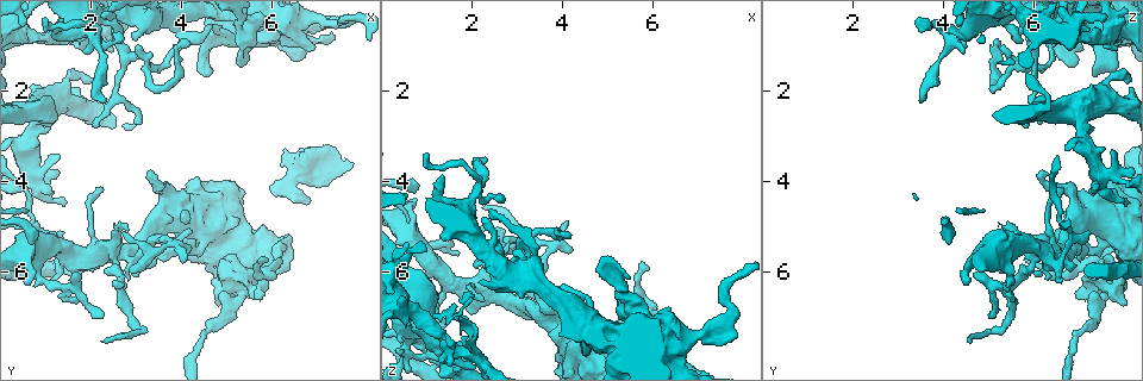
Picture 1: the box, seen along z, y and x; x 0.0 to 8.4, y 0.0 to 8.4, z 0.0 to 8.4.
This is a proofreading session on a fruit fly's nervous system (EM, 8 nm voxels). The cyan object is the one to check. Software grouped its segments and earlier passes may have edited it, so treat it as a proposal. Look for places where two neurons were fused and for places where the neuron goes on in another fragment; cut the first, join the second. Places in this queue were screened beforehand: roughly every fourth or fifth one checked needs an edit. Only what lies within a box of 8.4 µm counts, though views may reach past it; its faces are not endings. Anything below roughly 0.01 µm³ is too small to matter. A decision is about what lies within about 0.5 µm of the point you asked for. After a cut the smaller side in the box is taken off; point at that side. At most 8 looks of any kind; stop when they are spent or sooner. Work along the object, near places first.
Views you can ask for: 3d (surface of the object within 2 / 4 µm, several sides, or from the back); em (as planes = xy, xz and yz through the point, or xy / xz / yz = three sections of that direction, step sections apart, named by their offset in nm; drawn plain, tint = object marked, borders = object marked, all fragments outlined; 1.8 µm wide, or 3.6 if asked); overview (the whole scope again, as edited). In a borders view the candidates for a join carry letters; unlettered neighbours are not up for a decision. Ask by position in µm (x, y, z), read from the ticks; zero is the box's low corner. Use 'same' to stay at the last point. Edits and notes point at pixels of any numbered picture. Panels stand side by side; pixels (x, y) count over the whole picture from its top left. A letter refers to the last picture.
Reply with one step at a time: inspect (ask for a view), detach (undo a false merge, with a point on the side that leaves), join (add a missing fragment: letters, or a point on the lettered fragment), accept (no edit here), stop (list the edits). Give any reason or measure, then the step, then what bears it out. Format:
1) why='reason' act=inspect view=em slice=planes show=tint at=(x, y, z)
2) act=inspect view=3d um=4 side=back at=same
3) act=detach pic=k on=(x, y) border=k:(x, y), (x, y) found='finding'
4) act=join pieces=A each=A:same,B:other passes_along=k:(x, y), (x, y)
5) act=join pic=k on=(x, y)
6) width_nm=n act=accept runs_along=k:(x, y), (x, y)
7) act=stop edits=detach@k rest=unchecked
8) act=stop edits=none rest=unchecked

why='sudden change in width' act=inspect view=3d um=2 at=(5.40, 0.70, 6.70)

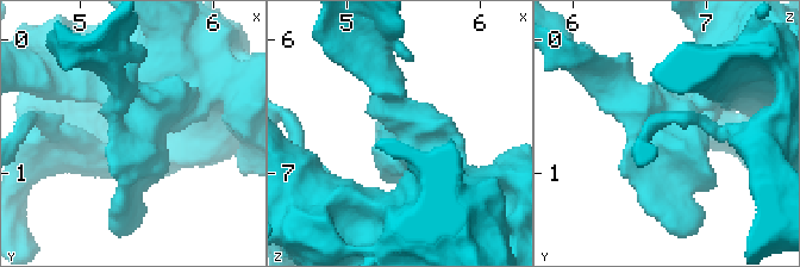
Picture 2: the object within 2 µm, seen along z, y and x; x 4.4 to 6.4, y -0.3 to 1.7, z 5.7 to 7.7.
arms=3 arm_widths_nm=160,200,550 act=inspect view=em slice=yz step=16 show=tint at=(5.46, 0.68, 6.68)

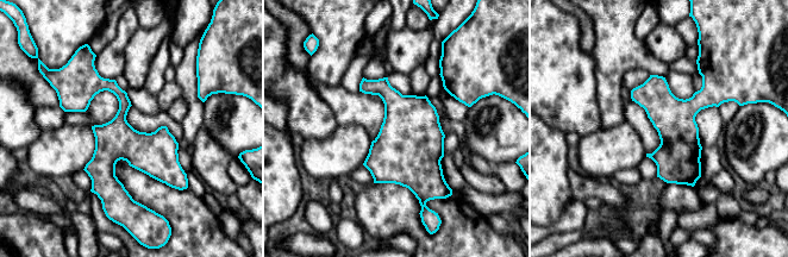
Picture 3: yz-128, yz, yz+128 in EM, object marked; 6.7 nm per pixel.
act=inspect view=em slice=planes show=borders at=same

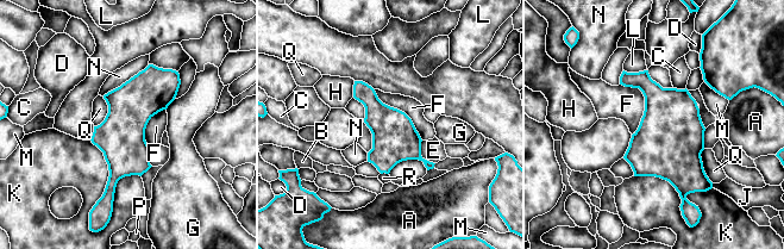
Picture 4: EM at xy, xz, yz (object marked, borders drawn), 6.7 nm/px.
width_nm=300 act=accept each=A:other,B:other,C:other,D:other,E:other,F:other,G:other,H:other,J:other,K:other,L:other,M:other,N:other,P:other,Q:other,R:other border=4:(620, 83), (644, 97), (632, 135) found='continuous, no second neuron'

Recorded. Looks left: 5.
act=inspect view=3d um=4 side=back at=(4.35, 4.55, 7.65)

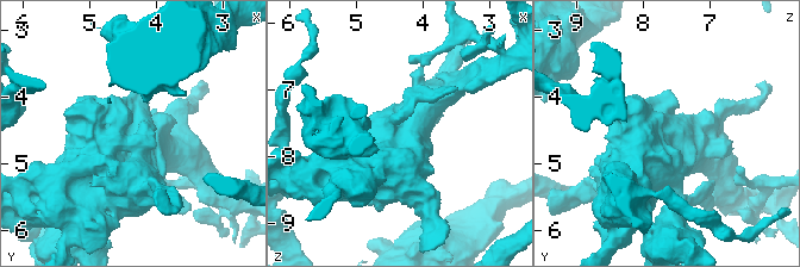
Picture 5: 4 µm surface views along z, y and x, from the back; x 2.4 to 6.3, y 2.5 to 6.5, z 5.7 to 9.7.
why='need the tissue' act=inspect view=em um=3.6 slice=planes show=borders at=(4.30, 4.60, 7.65)

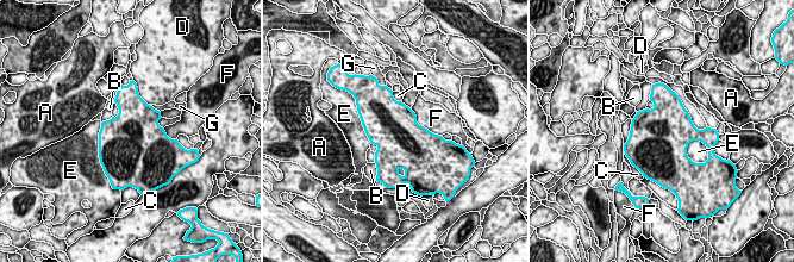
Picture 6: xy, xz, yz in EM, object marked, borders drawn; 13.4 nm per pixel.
act=accept each=A:other,B:other,C:other,D:other,E:other,F:other,G:other border=6:(410, 108), (416, 120), (436, 135) found='one neuron here'

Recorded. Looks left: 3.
why='thick turns thin' act=inspect view=em slice=xy step=8 show=borders at=(0.60, 3.75, 7.45)

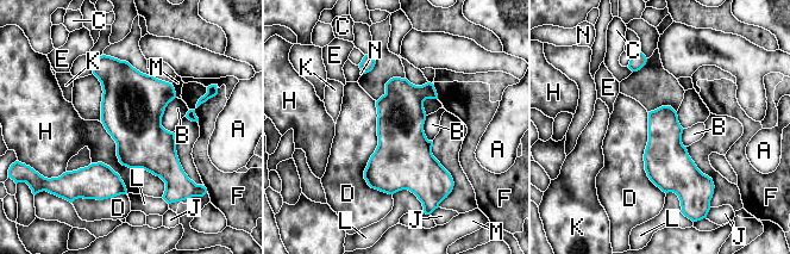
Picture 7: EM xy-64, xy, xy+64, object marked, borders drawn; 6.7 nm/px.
act=accept each=A:other,B:other,C:other,D:other,E:other,F:other,H:other,J:other,K:other,L:other,M:other,N:other border=7:(376, 101), (364, 179), (392, 194) found='all the same neuron'

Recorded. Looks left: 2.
act=stop edits=none rest=unchecked

